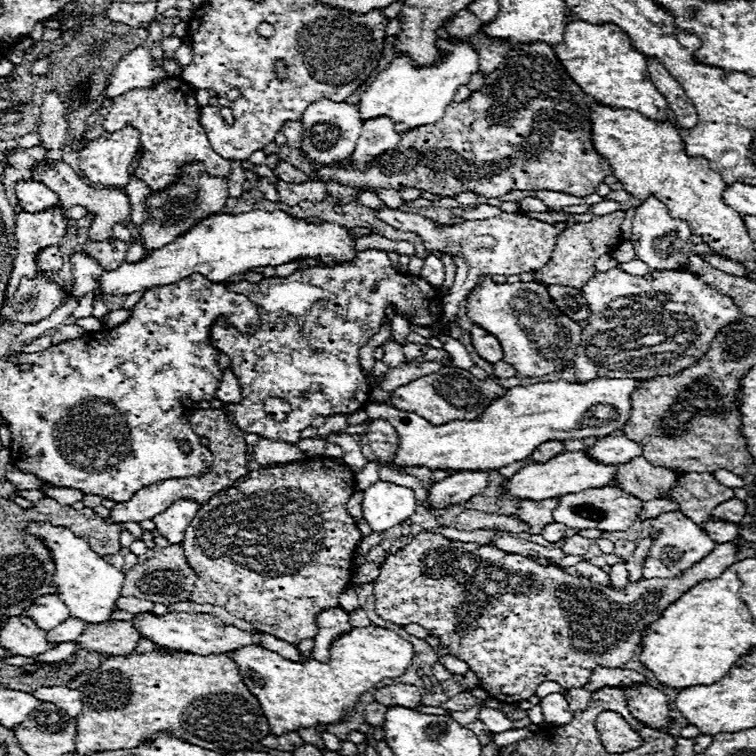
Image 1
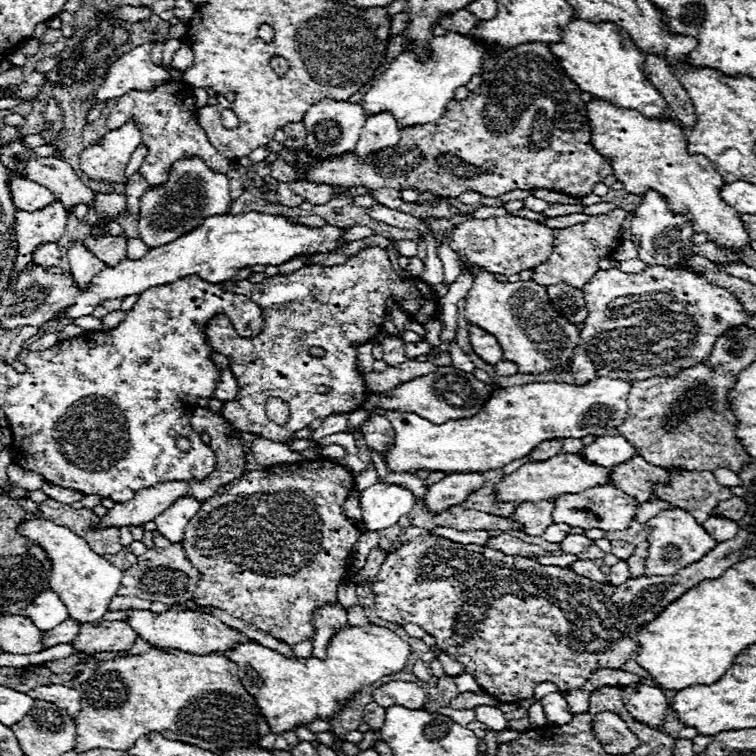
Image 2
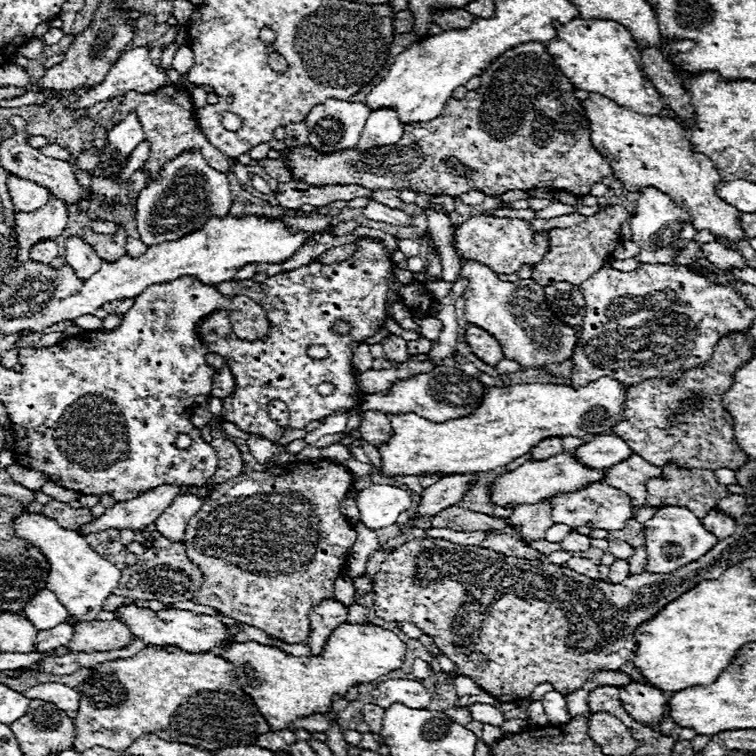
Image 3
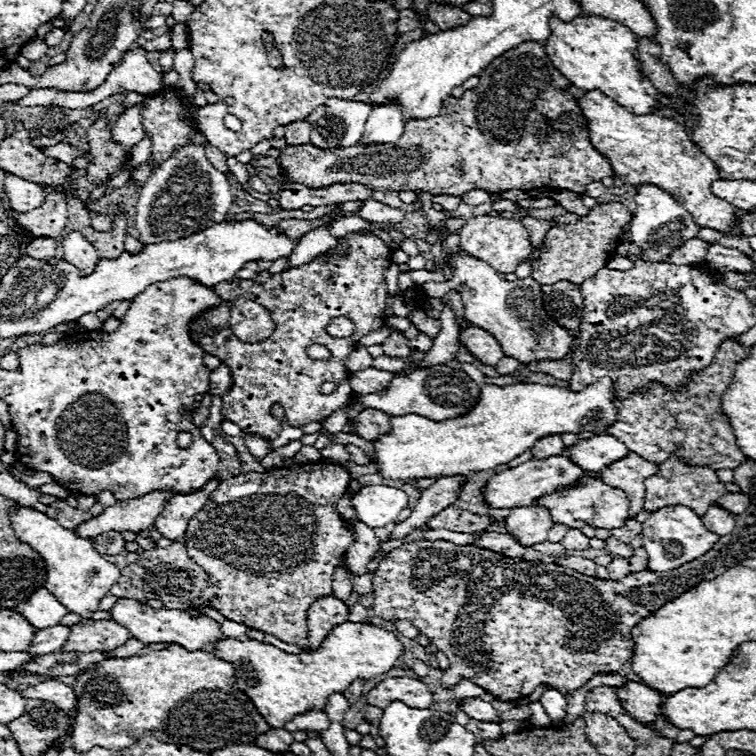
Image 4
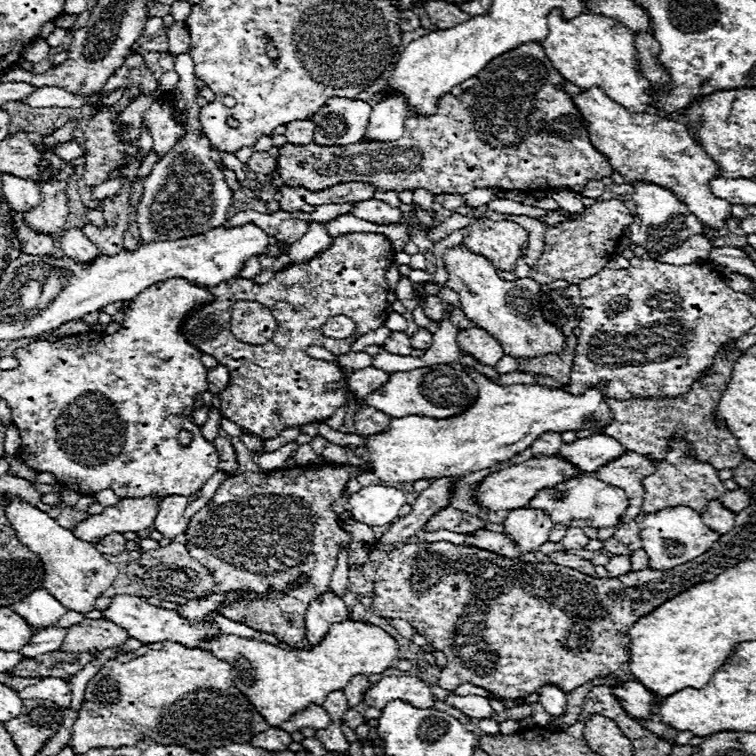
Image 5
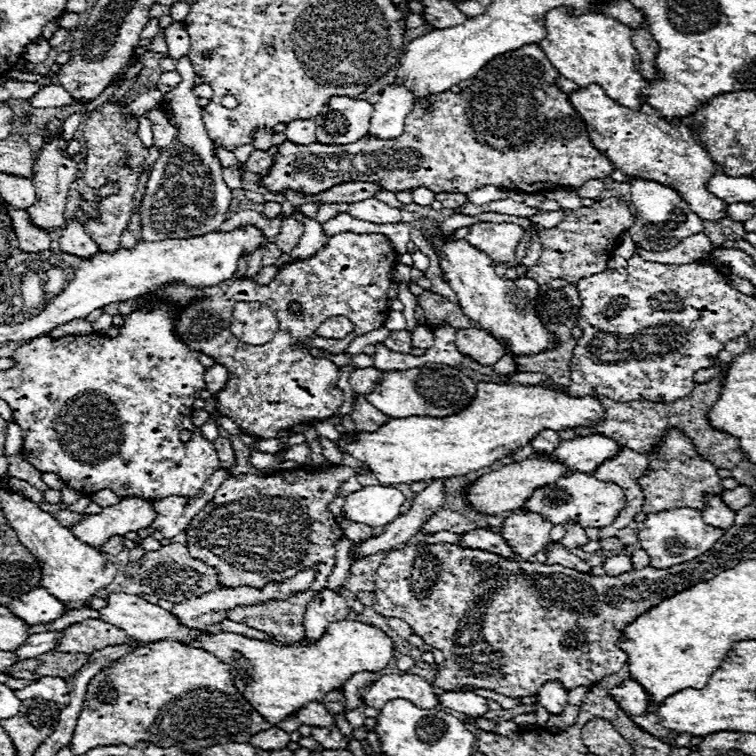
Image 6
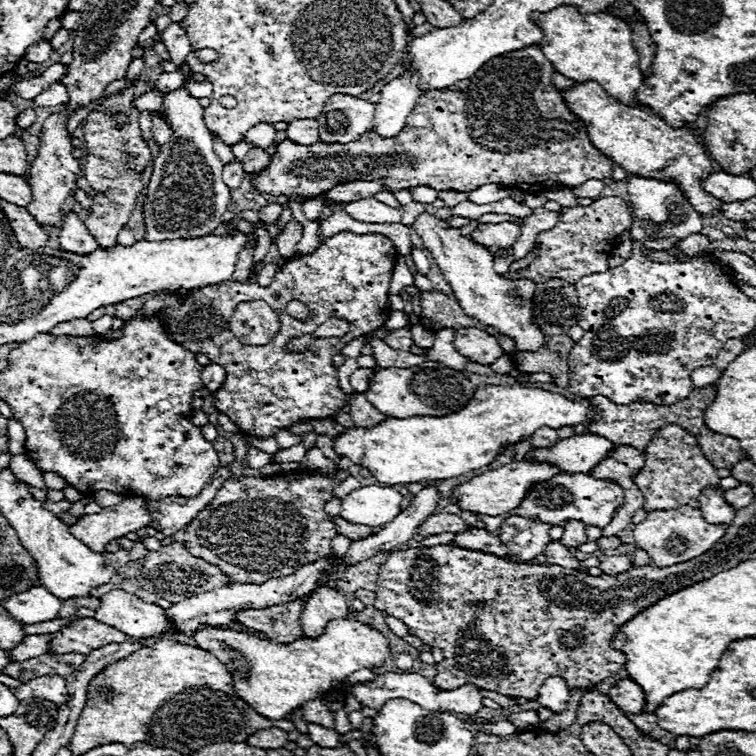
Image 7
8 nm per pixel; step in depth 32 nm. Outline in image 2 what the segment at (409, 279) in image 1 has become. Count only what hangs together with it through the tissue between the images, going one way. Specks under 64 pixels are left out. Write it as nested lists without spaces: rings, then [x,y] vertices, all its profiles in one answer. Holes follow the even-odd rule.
[[[366,246],[348,262],[338,266],[310,264],[292,274],[266,278],[260,284],[248,280],[224,282],[224,292],[244,294],[262,308],[266,328],[256,338],[240,338],[224,314],[214,316],[210,324],[206,324],[206,344],[228,358],[230,370],[238,380],[238,400],[224,402],[222,416],[226,416],[226,420],[230,420],[230,424],[234,424],[240,432],[282,442],[316,418],[358,410],[368,392],[352,362],[356,348],[381,330],[385,304],[390,296],[416,322],[426,322],[438,314],[438,298],[424,280],[412,278],[404,282],[390,268],[391,262],[384,248]],[[312,346],[324,348],[326,356],[310,356],[308,350]],[[322,384],[330,386],[328,394],[316,392]],[[268,398],[280,398],[290,406],[290,418],[284,426],[278,426],[264,416]]]

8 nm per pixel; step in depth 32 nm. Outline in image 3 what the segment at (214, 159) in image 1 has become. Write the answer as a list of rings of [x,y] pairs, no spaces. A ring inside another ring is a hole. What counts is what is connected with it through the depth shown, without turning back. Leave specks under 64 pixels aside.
[[[162,86],[156,92],[150,94],[140,94],[140,92],[126,92],[120,100],[118,110],[114,112],[114,118],[110,120],[110,126],[118,124],[130,110],[136,110],[142,122],[142,130],[144,130],[144,138],[150,142],[150,158],[146,160],[146,170],[150,174],[150,178],[154,178],[158,174],[158,170],[172,160],[174,156],[178,156],[182,150],[186,148],[198,148],[204,158],[208,160],[208,164],[218,170],[218,172],[228,172],[228,158],[222,156],[222,152],[218,152],[218,148],[214,148],[206,136],[202,134],[202,130],[198,128],[196,120],[194,120],[194,104],[190,94],[180,88],[180,86]]]

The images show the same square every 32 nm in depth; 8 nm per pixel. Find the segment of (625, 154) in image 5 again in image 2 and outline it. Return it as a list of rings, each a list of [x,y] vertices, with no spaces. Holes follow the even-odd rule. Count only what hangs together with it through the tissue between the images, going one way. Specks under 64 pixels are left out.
[[[594,98],[586,102],[594,148],[608,158],[614,176],[624,184],[626,192],[642,196],[646,190],[656,190],[668,198],[672,210],[682,212],[694,232],[708,232],[710,240],[730,252],[740,254],[740,246],[750,244],[742,226],[740,214],[720,198],[724,184],[722,176],[712,168],[712,162],[702,154],[690,154],[684,128],[672,120],[646,118],[636,110],[618,108],[606,100]]]

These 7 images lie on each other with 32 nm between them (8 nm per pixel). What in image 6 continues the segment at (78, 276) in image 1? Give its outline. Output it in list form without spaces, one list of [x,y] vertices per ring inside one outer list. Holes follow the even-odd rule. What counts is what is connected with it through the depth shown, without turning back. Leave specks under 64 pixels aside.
[[[68,220],[64,230],[60,230],[60,250],[80,258],[88,258],[98,250],[98,246],[94,244],[94,240],[90,240],[80,222]]]

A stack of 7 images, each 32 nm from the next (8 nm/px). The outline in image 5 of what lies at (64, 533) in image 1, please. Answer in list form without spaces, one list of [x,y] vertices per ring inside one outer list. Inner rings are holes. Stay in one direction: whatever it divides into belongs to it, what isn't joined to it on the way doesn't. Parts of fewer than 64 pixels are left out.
[[[6,498],[6,516],[16,530],[16,536],[22,544],[26,544],[34,554],[42,560],[44,566],[44,582],[42,586],[56,596],[68,610],[88,612],[94,610],[94,600],[114,582],[118,576],[118,568],[104,560],[104,556],[94,548],[94,544],[84,542],[72,534],[72,530],[62,528],[54,518],[46,512],[38,510],[32,504],[22,502],[20,498]]]

